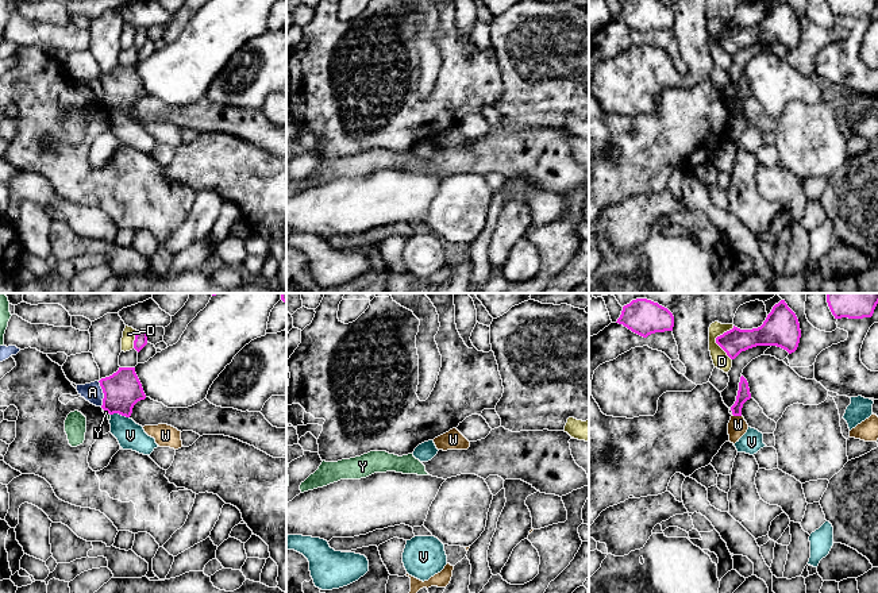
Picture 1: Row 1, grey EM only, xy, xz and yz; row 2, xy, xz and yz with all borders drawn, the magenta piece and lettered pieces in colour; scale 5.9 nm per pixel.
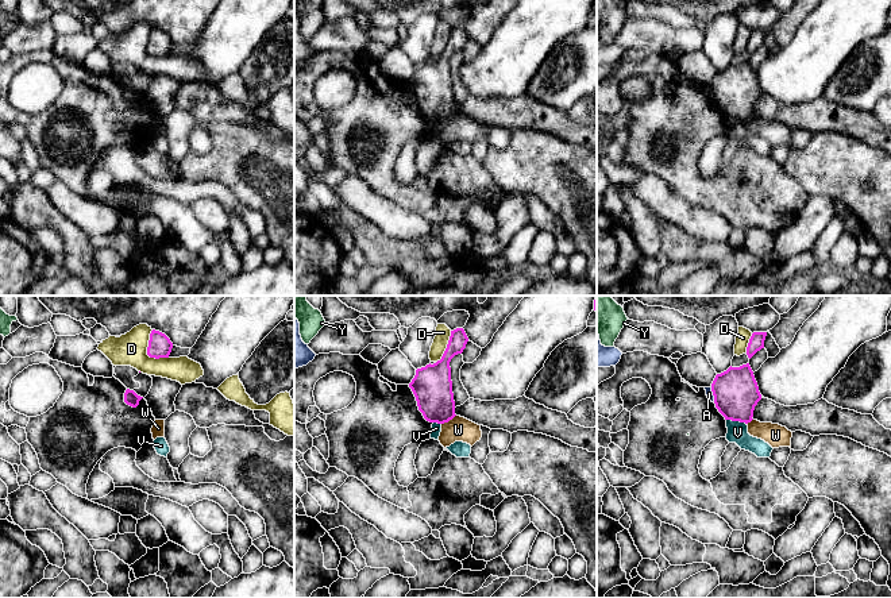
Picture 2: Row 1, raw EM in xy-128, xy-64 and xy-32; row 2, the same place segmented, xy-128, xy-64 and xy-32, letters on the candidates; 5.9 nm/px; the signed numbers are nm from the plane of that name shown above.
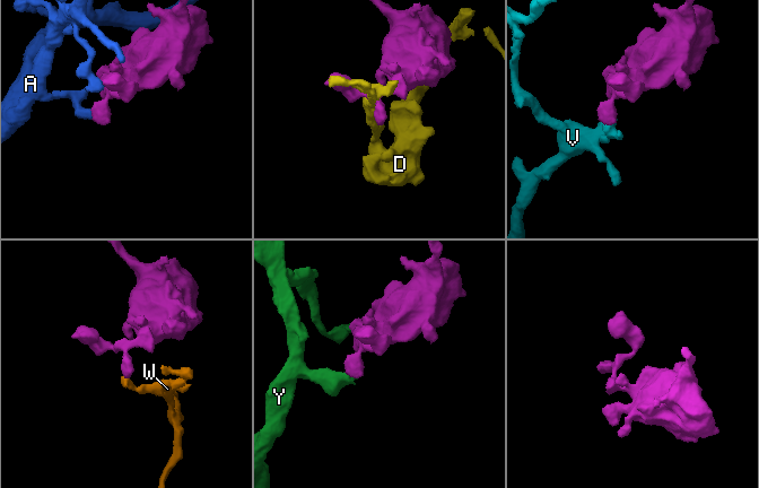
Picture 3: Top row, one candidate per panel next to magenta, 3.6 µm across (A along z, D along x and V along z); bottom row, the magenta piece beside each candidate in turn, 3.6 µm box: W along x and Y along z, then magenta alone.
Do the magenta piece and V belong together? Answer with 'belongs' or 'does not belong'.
does not belong

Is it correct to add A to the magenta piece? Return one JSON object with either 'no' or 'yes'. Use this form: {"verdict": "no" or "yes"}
{"verdict": "no"}

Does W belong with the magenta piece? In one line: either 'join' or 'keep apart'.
keep apart

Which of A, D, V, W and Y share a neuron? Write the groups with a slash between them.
A / D / V / W / Y

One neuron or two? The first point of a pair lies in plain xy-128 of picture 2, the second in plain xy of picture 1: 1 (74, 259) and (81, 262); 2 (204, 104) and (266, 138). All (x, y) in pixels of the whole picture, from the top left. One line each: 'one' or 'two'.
1: two
2: one

